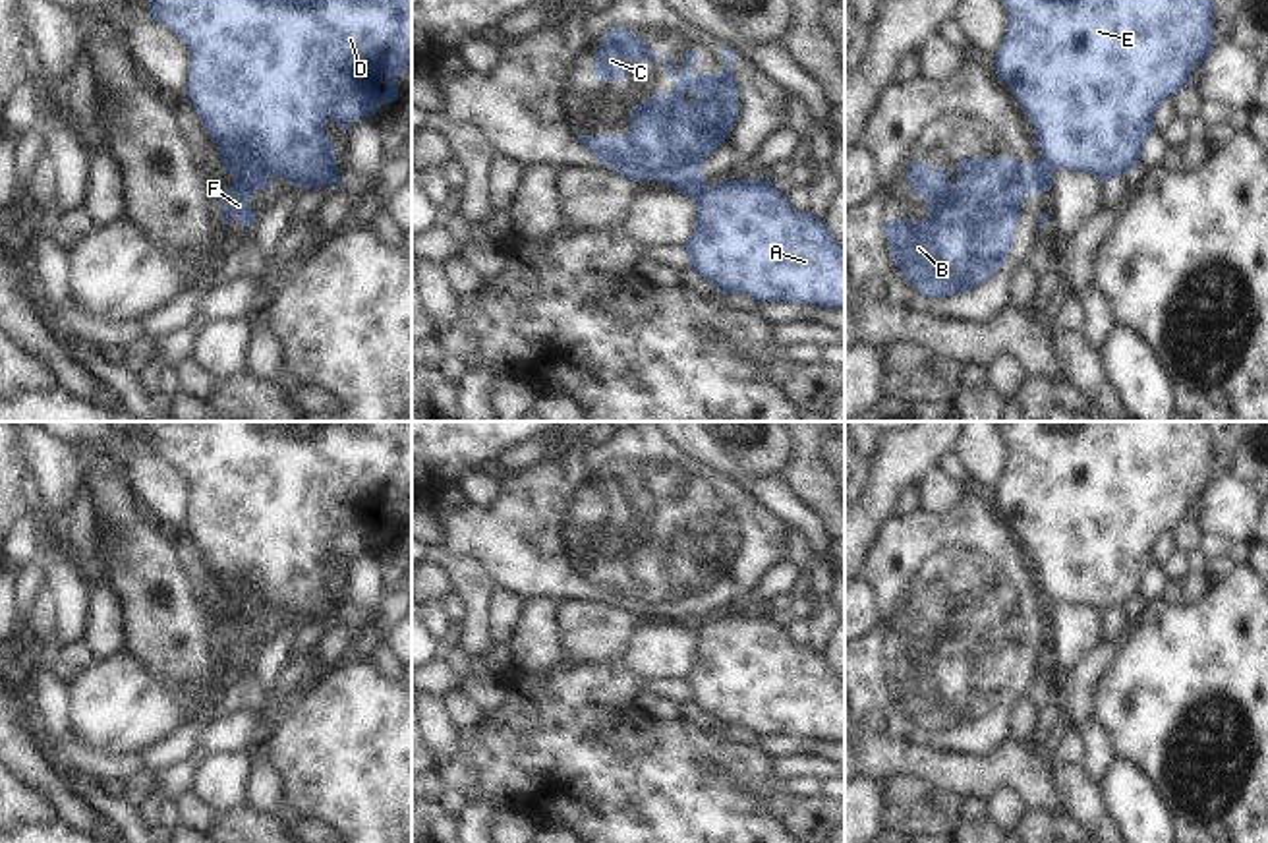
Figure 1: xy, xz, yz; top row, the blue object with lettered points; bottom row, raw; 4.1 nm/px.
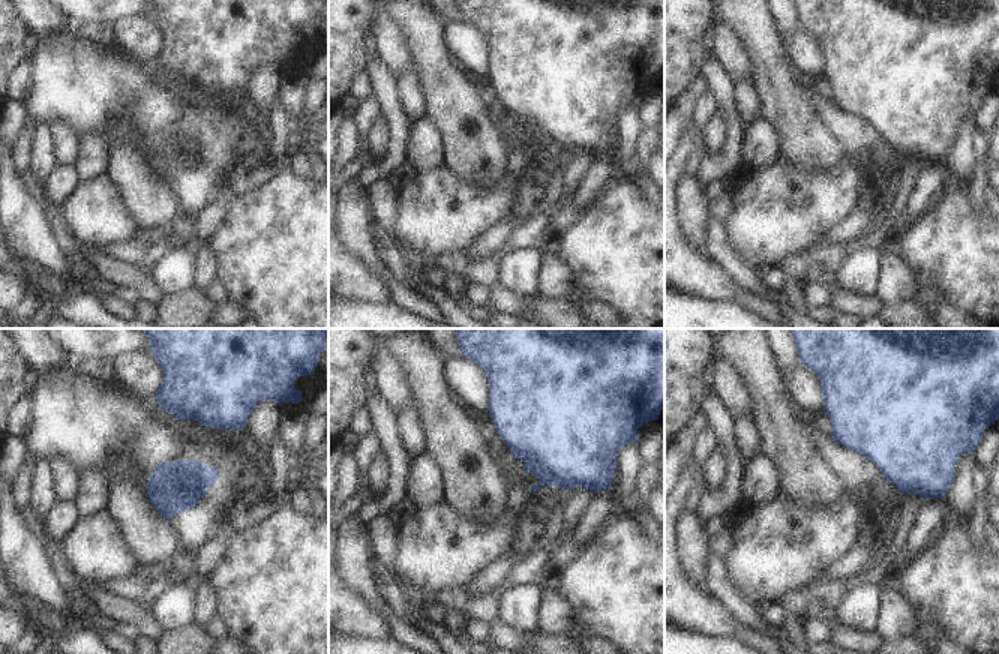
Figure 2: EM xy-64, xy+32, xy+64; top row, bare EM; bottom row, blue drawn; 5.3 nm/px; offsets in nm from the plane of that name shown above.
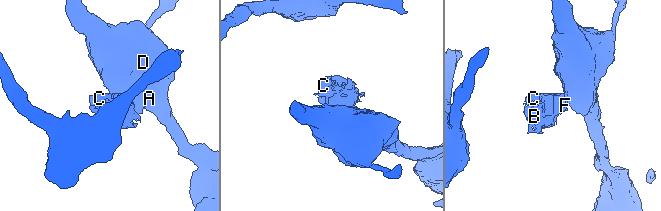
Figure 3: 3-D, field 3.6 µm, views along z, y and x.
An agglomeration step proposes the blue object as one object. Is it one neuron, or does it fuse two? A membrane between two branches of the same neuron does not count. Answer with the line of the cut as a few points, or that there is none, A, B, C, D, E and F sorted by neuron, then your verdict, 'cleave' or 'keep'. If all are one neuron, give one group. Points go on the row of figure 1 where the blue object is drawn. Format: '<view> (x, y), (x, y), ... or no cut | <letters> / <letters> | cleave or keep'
xy (234, 173), (246, 173), (258, 188) | A D E / B C F | cleave

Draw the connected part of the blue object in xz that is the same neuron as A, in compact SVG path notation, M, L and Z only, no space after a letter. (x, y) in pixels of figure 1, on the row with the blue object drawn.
M764 178L731 180L719 186L688 182L678 188L694 199L696 224L694 234L682 249L690 255L690 269L704 280L715 284L723 294L748 294L762 302L802 302L818 307L845 307L845 247L835 242L823 220L810 213L796 213L789 207L787 197Z

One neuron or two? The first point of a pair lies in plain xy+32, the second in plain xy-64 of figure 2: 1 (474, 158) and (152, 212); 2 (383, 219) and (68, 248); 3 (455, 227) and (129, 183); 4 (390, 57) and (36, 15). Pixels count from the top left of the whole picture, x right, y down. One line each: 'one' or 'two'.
1: one
2: one
3: two
4: one

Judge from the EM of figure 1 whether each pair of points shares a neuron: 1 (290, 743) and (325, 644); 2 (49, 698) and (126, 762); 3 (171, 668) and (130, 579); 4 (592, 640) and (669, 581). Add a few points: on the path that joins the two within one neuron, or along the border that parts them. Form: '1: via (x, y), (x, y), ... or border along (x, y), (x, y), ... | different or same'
1: border along (341, 658), (298, 693) | different
2: via (57, 724), (58, 731), (87, 760), (101, 762) | same
3: via (171, 646), (165, 619), (149, 600) | same
4: border along (582, 600), (611, 604), (636, 615) | different

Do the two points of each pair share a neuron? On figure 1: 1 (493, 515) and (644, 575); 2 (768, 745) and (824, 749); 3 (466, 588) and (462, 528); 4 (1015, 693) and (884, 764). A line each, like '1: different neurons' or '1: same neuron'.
1: same neuron
2: same neuron
3: different neurons
4: different neurons

